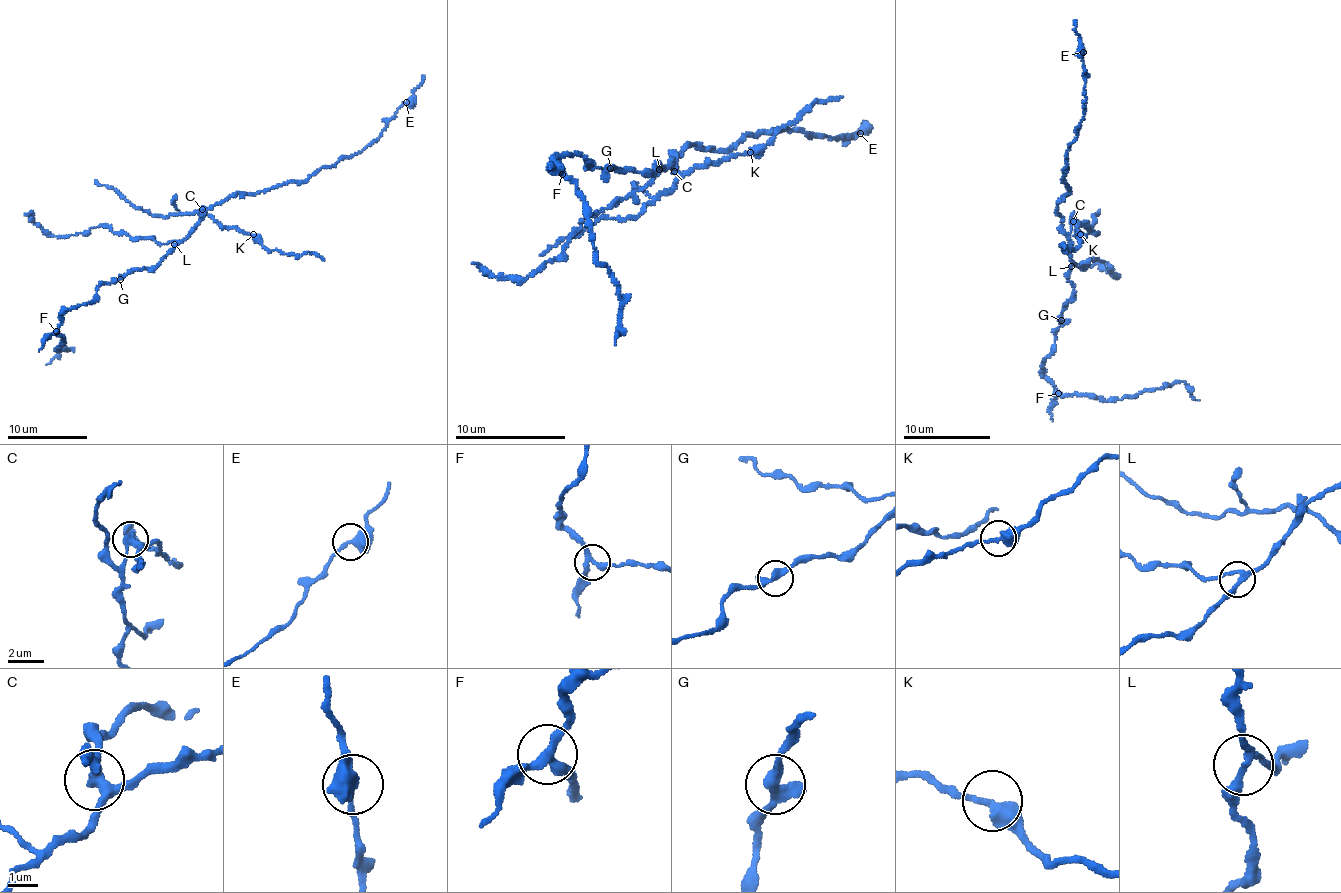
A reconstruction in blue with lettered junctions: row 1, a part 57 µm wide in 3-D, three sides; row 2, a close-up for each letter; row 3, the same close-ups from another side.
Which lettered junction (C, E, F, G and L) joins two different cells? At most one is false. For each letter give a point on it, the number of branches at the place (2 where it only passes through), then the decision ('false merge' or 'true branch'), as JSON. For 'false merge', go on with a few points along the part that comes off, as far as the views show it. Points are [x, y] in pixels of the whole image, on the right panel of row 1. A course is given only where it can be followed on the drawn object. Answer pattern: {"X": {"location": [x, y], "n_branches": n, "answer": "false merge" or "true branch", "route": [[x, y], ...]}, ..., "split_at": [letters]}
{"C": {"location": [1073, 221], "n_branches": 3, "answer": "false merge", "route": [[1074, 221], [1083, 240], [1074, 249], [1062, 248], [1065, 243], [1065, 248]]}, "E": {"location": [1083, 52], "n_branches": 2, "answer": "true branch"}, "F": {"location": [1058, 393], "n_branches": 3, "answer": "true branch"}, "G": {"location": [1061, 320], "n_branches": 3, "answer": "true branch"}, "L": {"location": [1071, 266], "n_branches": 3, "answer": "true branch"}, "split_at": ["C"]}

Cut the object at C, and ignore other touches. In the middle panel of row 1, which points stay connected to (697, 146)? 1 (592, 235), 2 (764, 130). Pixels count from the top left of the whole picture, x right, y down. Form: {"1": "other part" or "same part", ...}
{"1": "same part", "2": "same part"}

